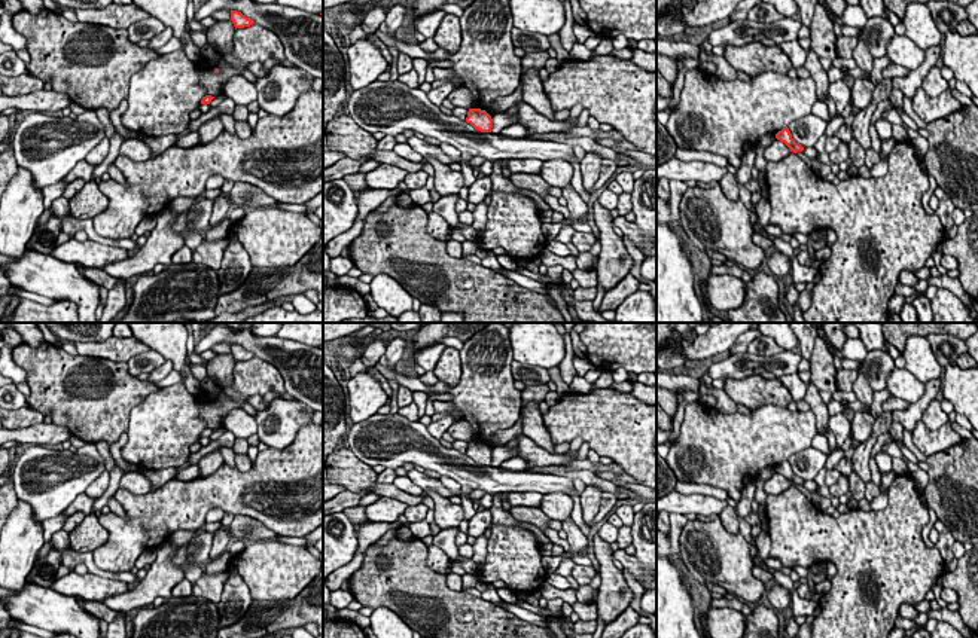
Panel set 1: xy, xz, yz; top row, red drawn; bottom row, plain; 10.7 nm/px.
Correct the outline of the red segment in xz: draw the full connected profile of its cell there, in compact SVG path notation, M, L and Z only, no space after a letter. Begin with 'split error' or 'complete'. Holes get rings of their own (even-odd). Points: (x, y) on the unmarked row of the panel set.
complete | M469 442L466 455L481 465L491 465L493 461L491 449L481 442Z

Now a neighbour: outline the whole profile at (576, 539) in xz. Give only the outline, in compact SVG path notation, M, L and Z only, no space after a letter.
M572 516L566 519L563 523L563 529L567 532L567 541L570 544L570 550L564 552L561 556L543 556L542 565L546 574L555 573L560 567L561 561L569 558L573 561L575 556L581 556L581 552L588 549L588 538L581 531L581 528L573 522Z

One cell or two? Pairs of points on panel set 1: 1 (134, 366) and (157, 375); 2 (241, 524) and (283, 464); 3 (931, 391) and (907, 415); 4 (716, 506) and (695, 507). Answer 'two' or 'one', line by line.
1: two
2: two
3: one
4: one

